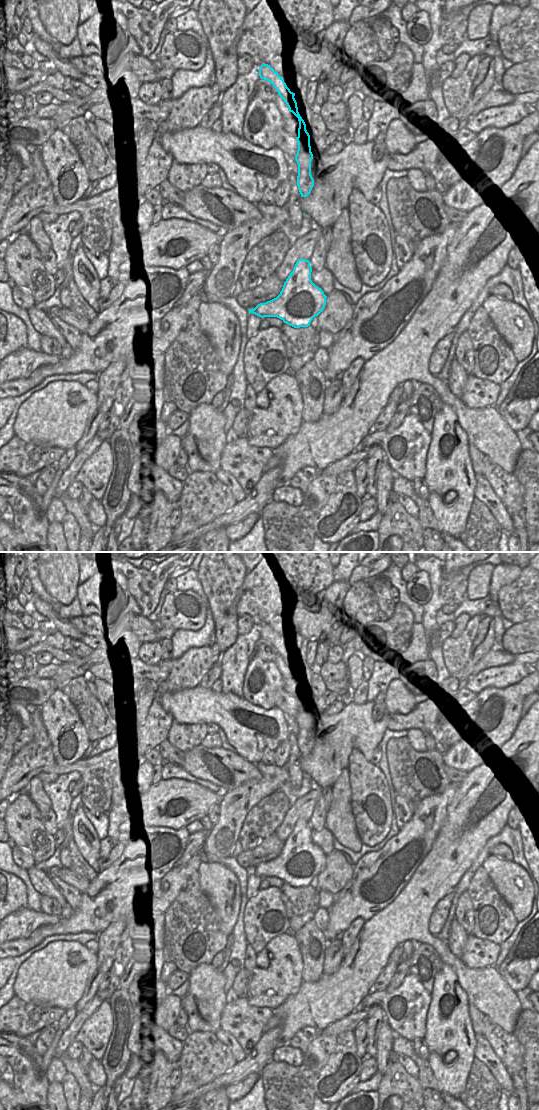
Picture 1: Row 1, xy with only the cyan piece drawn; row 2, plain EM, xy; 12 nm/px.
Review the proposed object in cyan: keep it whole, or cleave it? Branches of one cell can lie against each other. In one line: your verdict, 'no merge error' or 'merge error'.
no merge error

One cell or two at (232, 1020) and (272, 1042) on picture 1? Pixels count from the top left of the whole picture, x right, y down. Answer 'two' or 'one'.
two

